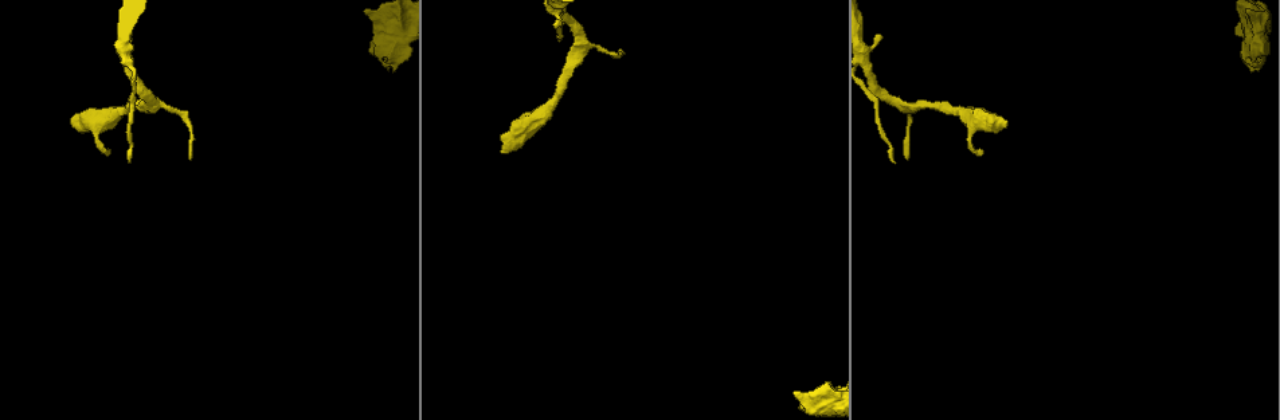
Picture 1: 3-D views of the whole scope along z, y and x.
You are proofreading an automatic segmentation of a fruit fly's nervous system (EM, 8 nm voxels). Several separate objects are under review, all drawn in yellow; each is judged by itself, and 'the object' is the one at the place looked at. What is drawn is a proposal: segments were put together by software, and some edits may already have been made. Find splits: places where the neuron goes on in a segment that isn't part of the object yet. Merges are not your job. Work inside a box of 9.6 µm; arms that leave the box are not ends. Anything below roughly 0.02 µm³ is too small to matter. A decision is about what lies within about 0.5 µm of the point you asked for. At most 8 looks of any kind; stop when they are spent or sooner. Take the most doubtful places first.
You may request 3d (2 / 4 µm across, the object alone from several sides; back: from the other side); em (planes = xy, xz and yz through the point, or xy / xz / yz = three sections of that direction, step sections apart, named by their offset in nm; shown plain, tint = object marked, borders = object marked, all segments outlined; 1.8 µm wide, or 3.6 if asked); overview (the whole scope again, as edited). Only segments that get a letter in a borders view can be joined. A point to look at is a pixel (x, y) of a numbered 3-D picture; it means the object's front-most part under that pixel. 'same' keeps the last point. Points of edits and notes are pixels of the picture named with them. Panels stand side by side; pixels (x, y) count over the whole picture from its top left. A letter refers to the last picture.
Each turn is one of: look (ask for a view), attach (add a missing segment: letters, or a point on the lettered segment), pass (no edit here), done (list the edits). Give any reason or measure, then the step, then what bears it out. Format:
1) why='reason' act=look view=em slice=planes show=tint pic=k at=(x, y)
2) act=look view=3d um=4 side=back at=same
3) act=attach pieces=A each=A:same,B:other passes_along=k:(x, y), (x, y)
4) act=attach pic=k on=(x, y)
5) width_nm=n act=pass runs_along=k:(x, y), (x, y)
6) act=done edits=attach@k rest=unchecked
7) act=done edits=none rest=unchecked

why='free end' act=look view=em slice=planes show=plain pic=1 at=(393, 70)

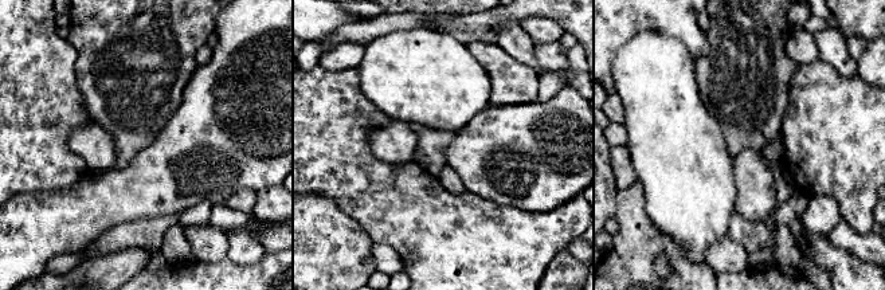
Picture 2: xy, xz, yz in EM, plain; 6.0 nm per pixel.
act=look view=em slice=planes show=borders at=same

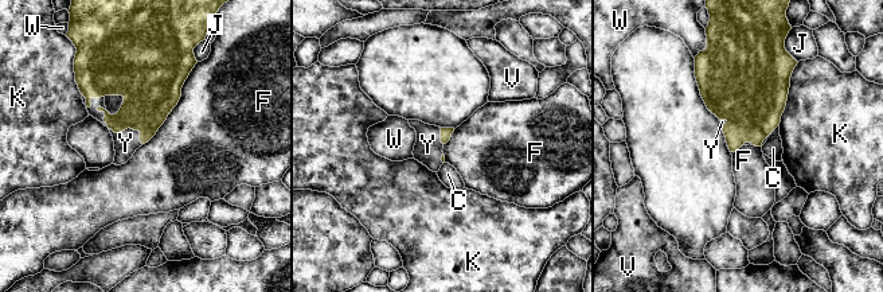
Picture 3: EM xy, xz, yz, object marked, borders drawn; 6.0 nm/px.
act=attach pieces=Y each=C:other,F:other,J:other,K:other,V:other,W:other,Y:same passes_along=3:(151, 92), (131, 128), (125, 143) found='the neuron continues'

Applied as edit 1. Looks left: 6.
why='redraw' act=look view=overview

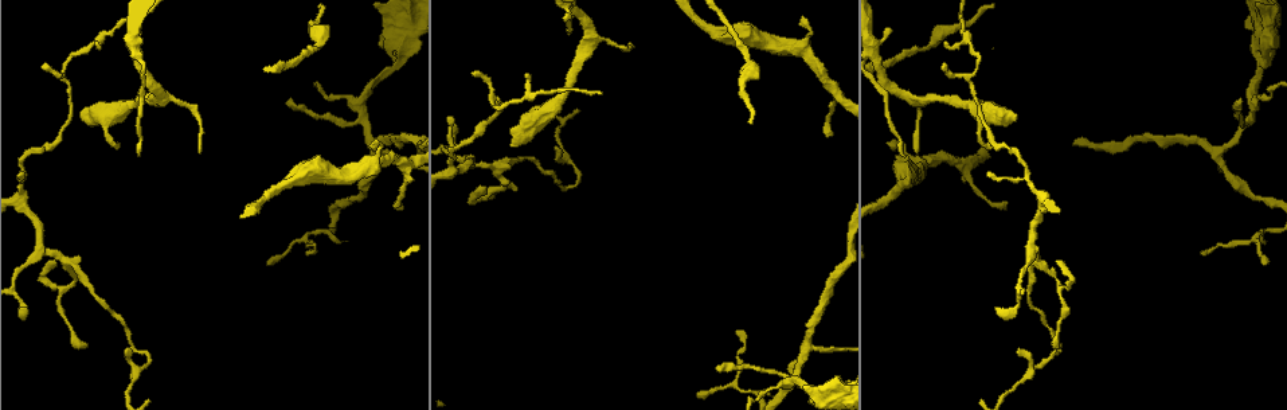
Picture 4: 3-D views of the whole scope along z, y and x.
why='stops while still wide' act=look view=em slice=xy step=4 show=tint pic=4 at=(87, 119)

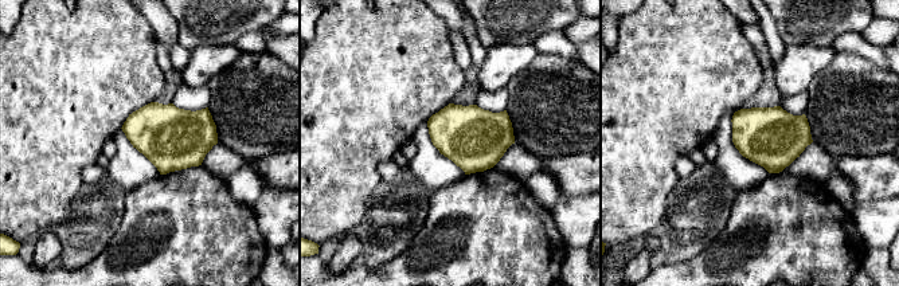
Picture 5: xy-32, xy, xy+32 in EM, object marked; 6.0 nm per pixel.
act=look view=em slice=planes show=borders at=same

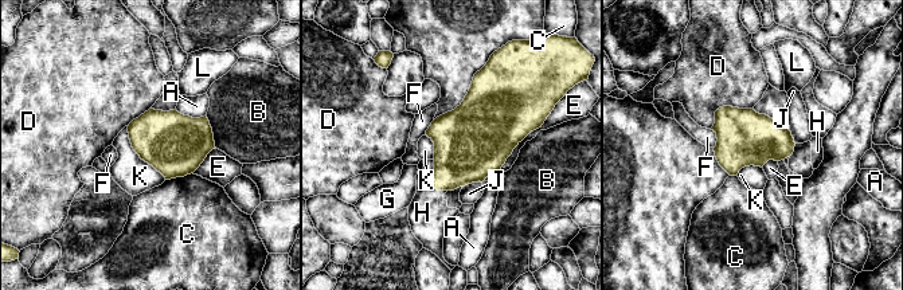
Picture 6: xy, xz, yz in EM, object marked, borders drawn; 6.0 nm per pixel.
width_nm=340 act=attach pieces=H each=A:other,B:other,C:other,D:other,E:other,F:other,G:other,H:same,J:other,K:other,L:other passes_along=6:(462, 156), (436, 188), (429, 215) found='the neuron continues'

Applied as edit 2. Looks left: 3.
act=look view=overview

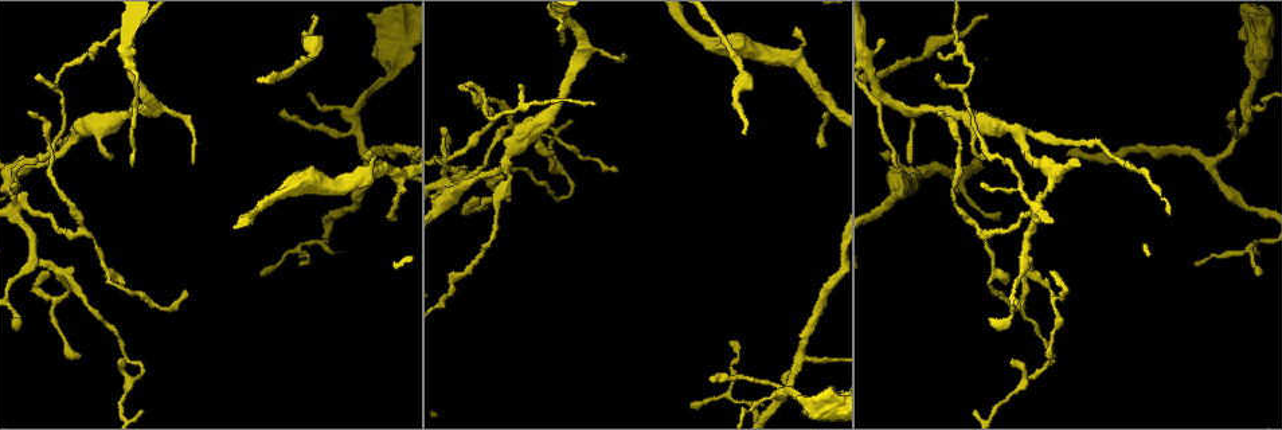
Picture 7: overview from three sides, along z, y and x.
why='thin end' act=look view=em um=3.6 slice=planes show=borders pic=7 at=(368, 152)

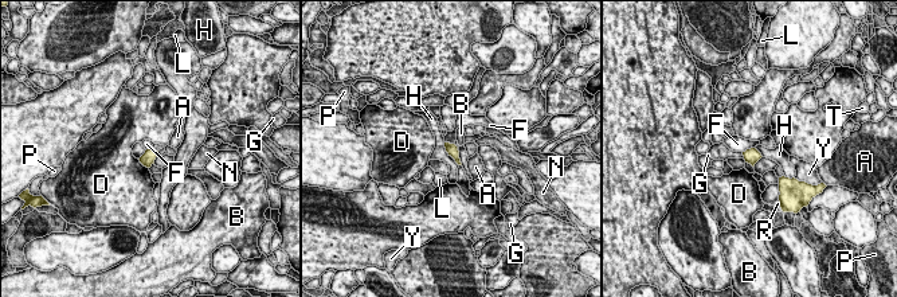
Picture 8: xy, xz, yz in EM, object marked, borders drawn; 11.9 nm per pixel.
act=pass each=A:other,B:other,D:other,F:other,G:other,H:other,L:other,N:other,P:other,R:other,T:other,Y:other border=8:(753, 147), (743, 152) found='no lettered segment goes on from it'

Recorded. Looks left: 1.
act=done edits=attach@3,attach@6 rest=unchecked

